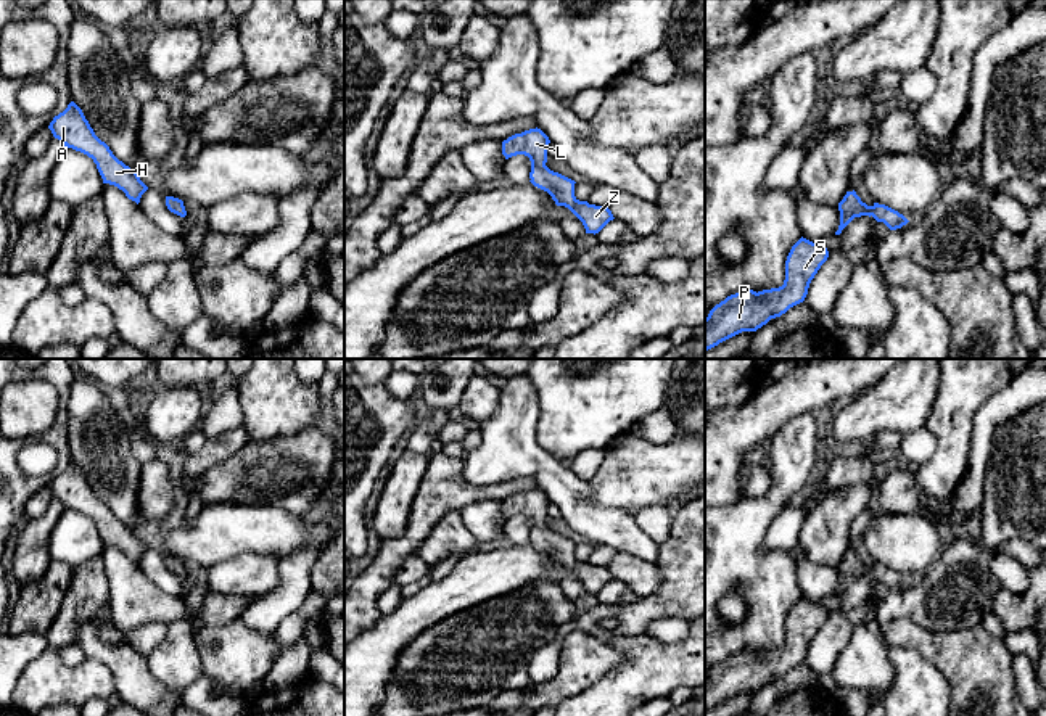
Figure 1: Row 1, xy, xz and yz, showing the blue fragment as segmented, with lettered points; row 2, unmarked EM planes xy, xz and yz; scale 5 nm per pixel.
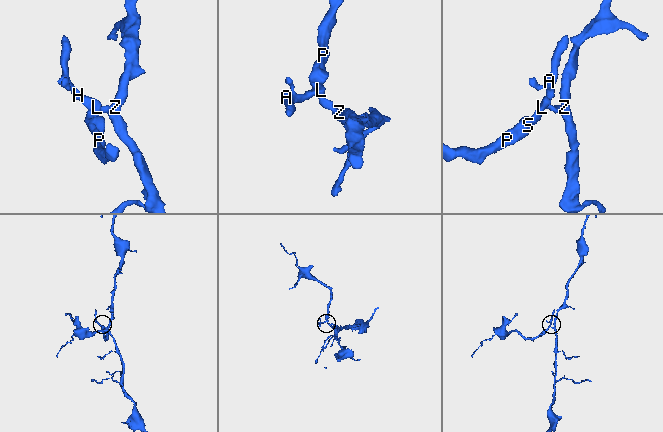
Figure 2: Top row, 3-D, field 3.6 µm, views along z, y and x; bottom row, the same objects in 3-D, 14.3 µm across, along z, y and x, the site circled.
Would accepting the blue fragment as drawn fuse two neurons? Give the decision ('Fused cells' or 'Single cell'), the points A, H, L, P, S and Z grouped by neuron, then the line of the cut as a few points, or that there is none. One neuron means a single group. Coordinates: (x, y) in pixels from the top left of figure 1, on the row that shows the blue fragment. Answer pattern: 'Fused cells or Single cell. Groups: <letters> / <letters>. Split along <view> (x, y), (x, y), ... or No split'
Single cell. Groups: A H L P S Z. No split

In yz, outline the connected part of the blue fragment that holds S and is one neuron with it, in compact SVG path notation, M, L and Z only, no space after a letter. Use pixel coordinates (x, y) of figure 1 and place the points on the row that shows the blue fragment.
M800 238L785 261L785 280L779 288L743 290L716 304L705 319L705 351L742 333L756 331L771 319L805 301L808 288L829 251L819 243Z

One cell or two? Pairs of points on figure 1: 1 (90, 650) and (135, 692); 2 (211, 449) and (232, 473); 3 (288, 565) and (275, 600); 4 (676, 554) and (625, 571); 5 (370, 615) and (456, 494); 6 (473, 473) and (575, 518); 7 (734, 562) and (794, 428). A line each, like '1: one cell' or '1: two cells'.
1: one cell
2: two cells
3: one cell
4: two cells
5: one cell
6: one cell
7: one cell

